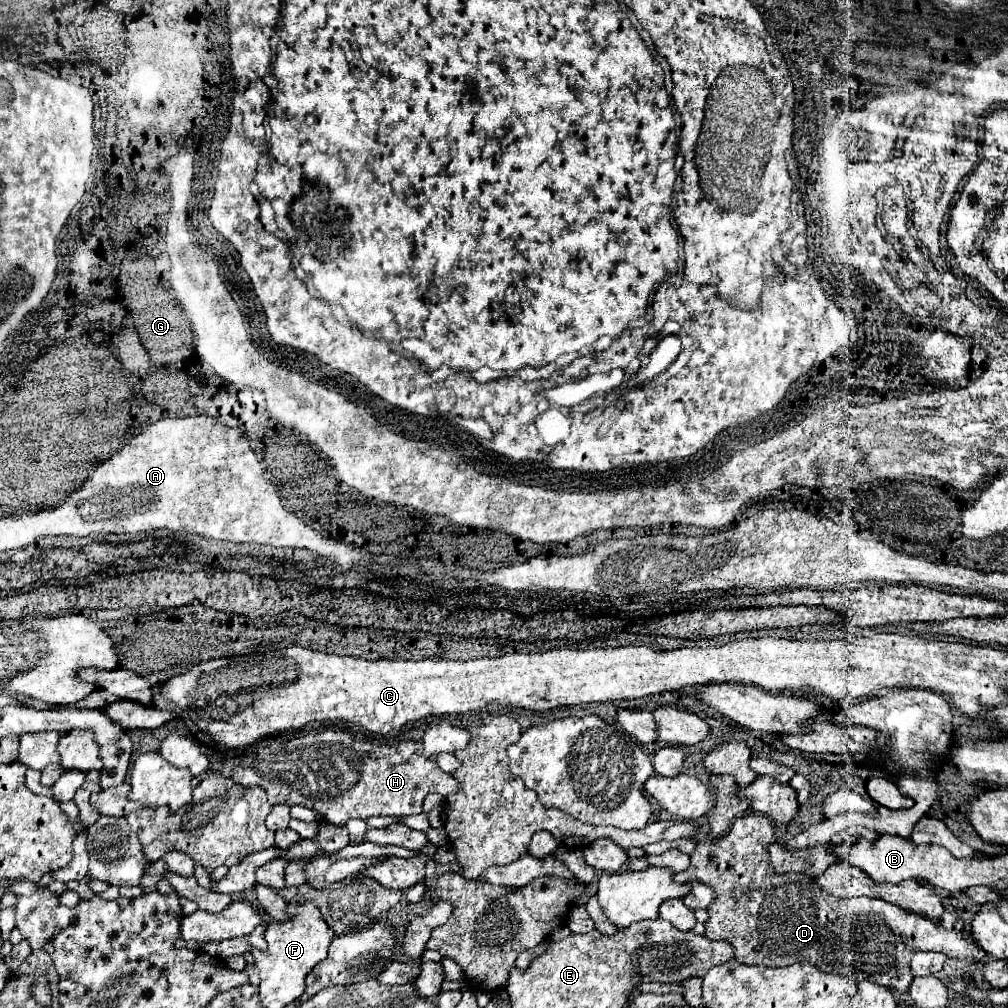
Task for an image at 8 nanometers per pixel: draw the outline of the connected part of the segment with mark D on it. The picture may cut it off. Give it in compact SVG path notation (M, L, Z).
M743 815L733 821L729 833L717 839L705 839L697 843L695 853L691 855L689 869L675 875L679 883L701 881L713 887L715 903L711 903L709 921L705 923L705 937L715 941L727 941L735 949L735 959L745 965L767 965L767 967L785 967L791 963L811 963L821 965L825 973L837 973L851 981L871 981L883 987L891 987L897 993L907 993L907 985L913 975L909 969L911 955L915 951L943 951L949 957L957 959L975 959L983 961L987 953L975 943L973 937L963 937L957 931L949 931L939 923L923 919L921 915L903 911L901 907L887 903L883 899L857 897L857 899L837 899L831 893L819 889L813 877L803 873L775 873L769 861L769 845L775 843L775 827L767 817L761 815Z

